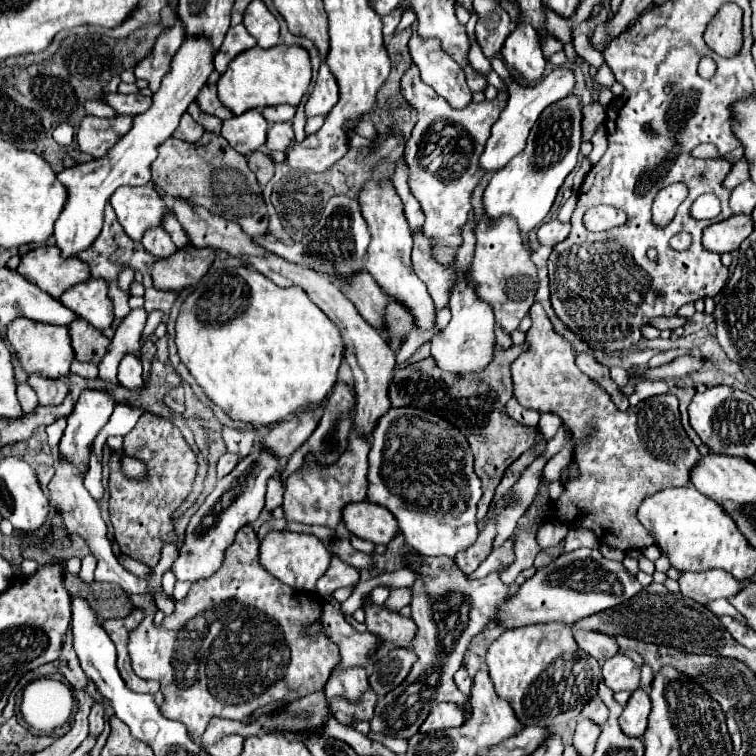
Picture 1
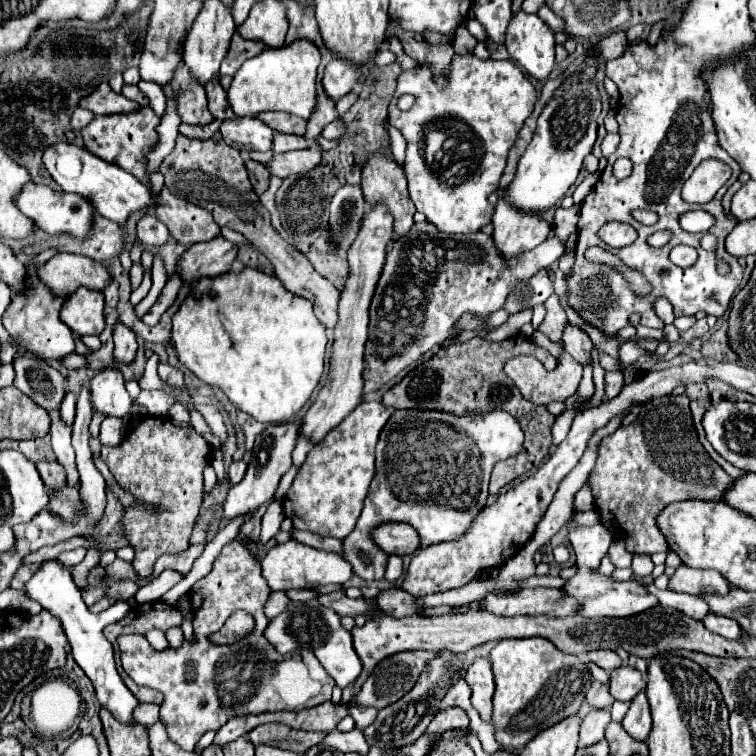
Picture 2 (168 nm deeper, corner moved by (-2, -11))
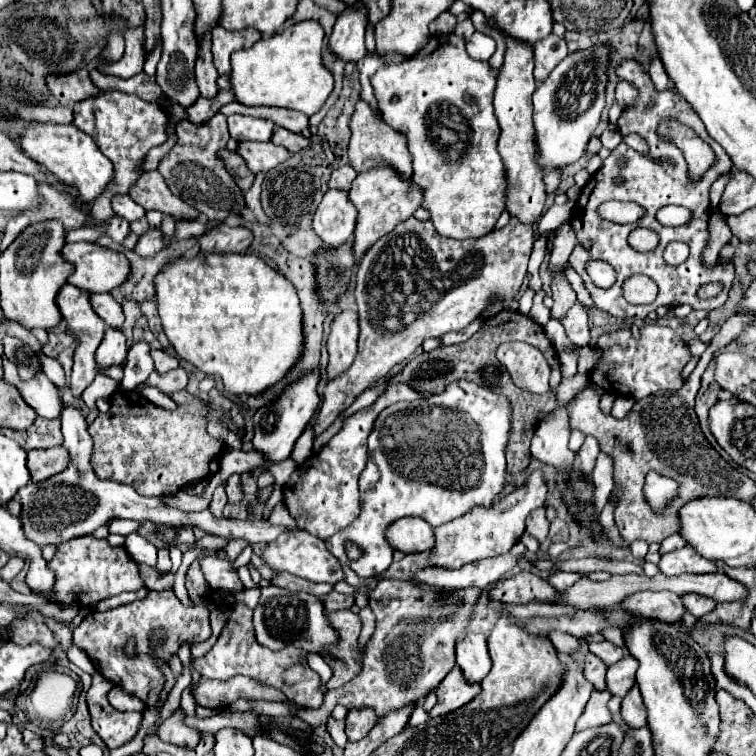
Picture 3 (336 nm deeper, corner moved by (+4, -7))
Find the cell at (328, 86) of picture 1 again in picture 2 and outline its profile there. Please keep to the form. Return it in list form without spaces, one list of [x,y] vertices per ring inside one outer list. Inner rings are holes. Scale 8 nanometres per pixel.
[[[331,60],[325,68],[323,76],[323,90],[329,96],[329,100],[337,102],[345,94],[349,94],[359,80],[359,74],[351,64],[343,64],[343,60]]]

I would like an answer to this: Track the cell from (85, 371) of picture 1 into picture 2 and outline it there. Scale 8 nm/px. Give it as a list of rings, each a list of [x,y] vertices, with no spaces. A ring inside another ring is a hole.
[[[71,354],[69,358],[63,358],[61,360],[69,370],[81,370],[81,368],[87,368],[87,358],[85,356],[79,356],[79,354]]]

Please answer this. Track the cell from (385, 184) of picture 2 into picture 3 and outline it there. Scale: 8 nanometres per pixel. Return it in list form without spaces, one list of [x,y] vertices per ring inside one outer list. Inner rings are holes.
[[[359,100],[355,104],[355,112],[351,116],[351,142],[349,142],[349,162],[353,162],[353,168],[357,168],[357,172],[369,170],[381,162],[385,164],[393,164],[393,168],[397,168],[397,172],[401,172],[403,176],[409,176],[411,170],[411,154],[407,148],[407,138],[401,132],[395,132],[393,128],[389,128],[383,118],[379,116],[377,110],[373,110],[367,102]]]

